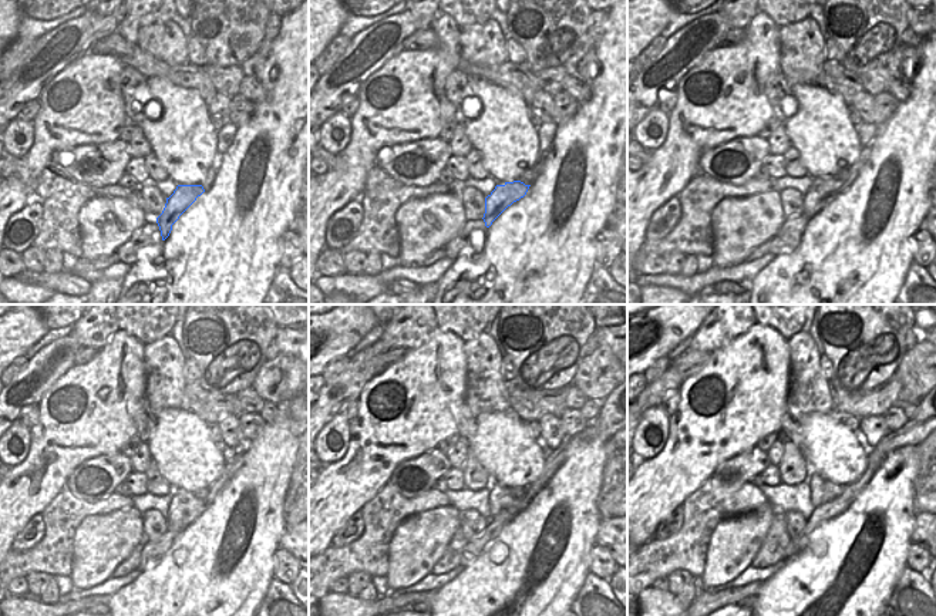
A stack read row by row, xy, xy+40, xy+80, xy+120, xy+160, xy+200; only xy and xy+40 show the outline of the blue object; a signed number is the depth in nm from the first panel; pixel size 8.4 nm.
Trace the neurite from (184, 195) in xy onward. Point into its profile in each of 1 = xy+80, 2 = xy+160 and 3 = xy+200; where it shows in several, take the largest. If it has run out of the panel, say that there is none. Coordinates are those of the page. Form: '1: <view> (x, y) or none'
1: xy+80 (818, 197)
2: xy+160 (555, 458)
3: xy+200 (916, 428)

